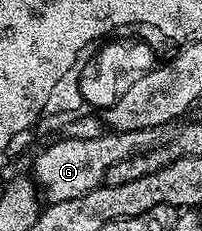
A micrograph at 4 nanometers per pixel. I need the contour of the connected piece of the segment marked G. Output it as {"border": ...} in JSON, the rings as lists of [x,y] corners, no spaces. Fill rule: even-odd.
{"border":[[[147,128],[146,130],[130,130],[129,132],[108,130],[98,138],[61,138],[37,154],[36,165],[33,166],[31,175],[37,183],[43,199],[48,204],[67,202],[70,198],[82,198],[82,194],[104,184],[104,175],[110,170],[110,166],[114,166],[114,162],[122,162],[131,156],[138,156],[161,147],[165,143],[164,134],[166,134],[164,128]]]}

